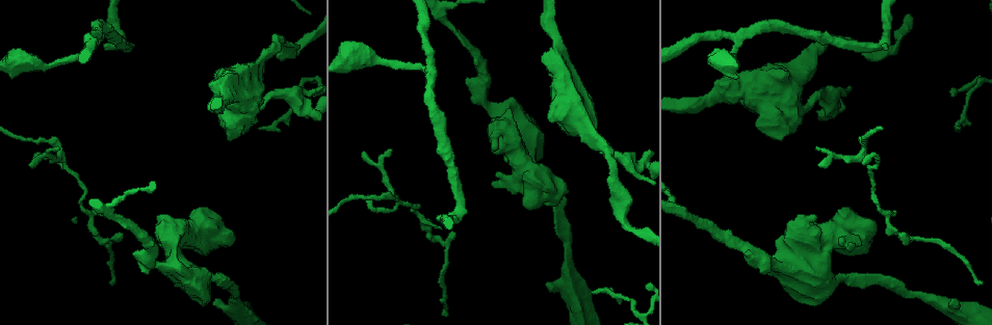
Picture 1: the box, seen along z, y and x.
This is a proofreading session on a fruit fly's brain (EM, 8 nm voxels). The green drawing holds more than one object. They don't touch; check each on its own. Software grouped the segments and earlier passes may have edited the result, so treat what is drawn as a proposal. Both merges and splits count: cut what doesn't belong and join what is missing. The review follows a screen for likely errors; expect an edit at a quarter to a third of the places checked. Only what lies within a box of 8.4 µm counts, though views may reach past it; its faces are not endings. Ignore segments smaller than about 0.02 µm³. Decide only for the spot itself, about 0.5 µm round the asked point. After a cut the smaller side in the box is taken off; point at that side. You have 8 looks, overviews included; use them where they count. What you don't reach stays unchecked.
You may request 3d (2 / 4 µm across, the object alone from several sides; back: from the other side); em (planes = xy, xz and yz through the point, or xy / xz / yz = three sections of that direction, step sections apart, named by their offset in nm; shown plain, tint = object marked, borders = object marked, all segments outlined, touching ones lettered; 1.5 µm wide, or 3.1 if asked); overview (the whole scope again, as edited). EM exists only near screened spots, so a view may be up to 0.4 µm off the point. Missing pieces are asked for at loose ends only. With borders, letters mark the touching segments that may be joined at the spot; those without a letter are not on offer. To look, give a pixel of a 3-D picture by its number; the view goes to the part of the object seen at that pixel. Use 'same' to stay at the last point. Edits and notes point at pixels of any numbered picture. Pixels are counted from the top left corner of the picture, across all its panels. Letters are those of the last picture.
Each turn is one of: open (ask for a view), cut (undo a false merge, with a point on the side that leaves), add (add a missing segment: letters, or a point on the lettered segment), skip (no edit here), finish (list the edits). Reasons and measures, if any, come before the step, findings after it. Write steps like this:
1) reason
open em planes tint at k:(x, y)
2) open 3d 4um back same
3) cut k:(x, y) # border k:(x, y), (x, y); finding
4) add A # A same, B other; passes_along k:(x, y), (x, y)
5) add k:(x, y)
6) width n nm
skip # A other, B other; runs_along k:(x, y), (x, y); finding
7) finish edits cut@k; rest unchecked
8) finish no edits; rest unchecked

branch stops here
open em yz step 8 tint at 1:(887, 50)

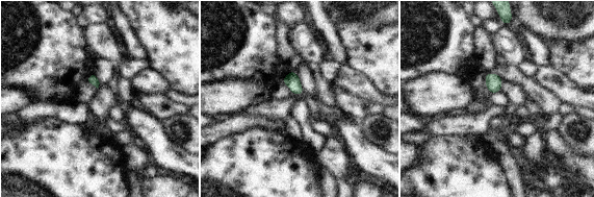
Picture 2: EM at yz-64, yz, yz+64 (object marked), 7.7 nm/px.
open em yz step 8 borders same

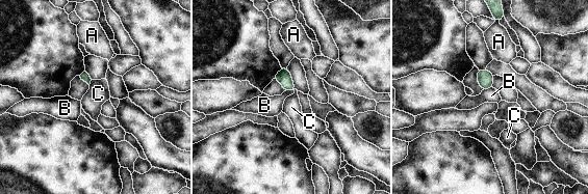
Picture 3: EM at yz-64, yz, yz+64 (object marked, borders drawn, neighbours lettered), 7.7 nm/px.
skip # A other, B other, C other; border 3:(92, 80), (88, 84); none of them fits

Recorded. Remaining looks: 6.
open em planes tint at 1:(430, 70)

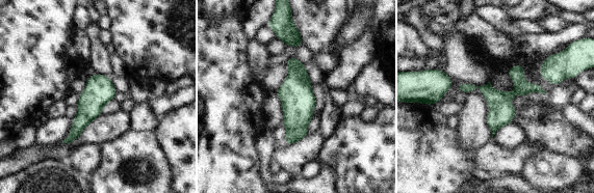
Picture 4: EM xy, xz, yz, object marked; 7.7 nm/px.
open em planes borders same

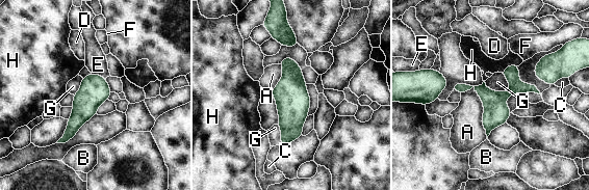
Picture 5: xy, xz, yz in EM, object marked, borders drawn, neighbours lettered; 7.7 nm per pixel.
width 190 nm
skip # A other, B other, C other, D other, E other, F other, G other, H other; border 5:(484, 81), (493, 90), (512, 88); one neuron here

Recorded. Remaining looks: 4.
tapers out
open em planes tint at 1:(864, 163)

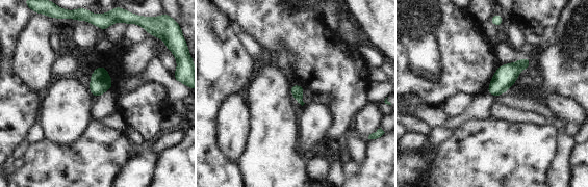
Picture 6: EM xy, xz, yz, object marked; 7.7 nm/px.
open em planes borders same

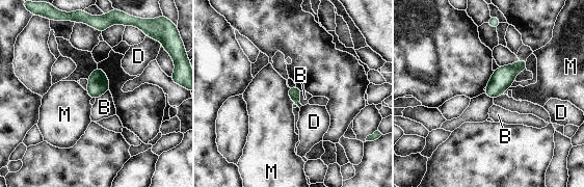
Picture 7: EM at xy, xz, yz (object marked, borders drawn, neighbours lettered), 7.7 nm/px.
width 100 nm
skip # B other, D other, M other; border 7:(288, 87), (288, 96), (293, 103); no lettered segment goes on from it

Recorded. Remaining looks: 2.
an open end
open 3d 4um back at 1:(950, 303)

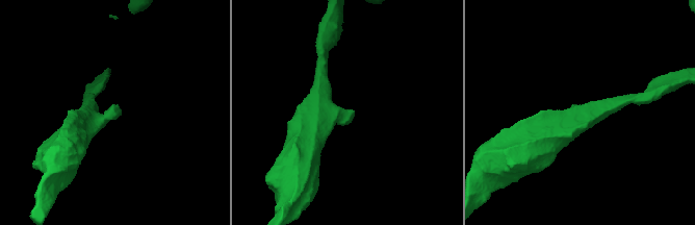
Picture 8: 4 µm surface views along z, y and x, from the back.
open em xy step 4 borders at 8:(352, 112)

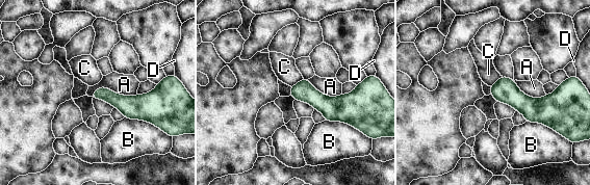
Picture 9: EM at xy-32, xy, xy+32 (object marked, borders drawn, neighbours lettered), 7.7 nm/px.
skip # A other, B other, C other, D other; border 9:(136, 95), (98, 87), (91, 96); none of them fits

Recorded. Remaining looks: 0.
finish no edits; rest unchecked

